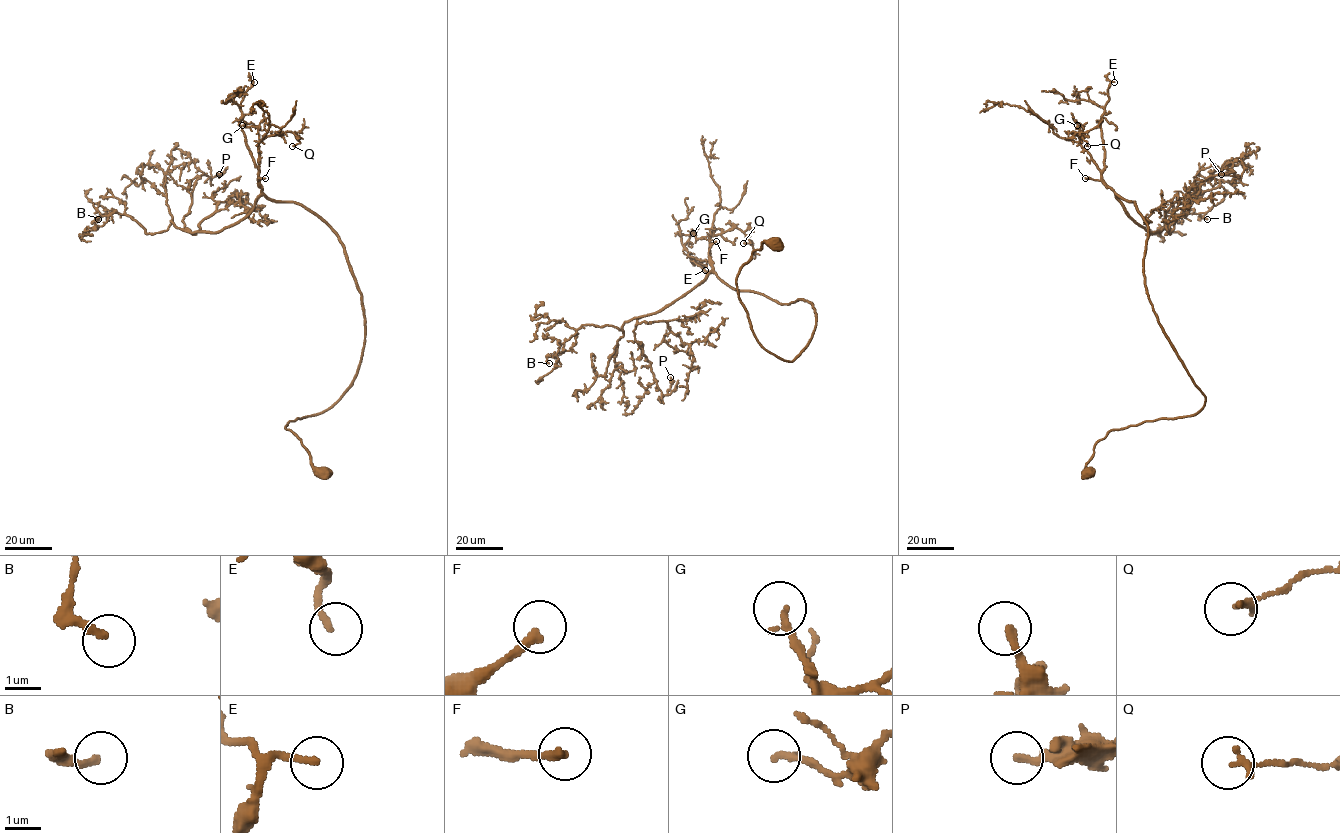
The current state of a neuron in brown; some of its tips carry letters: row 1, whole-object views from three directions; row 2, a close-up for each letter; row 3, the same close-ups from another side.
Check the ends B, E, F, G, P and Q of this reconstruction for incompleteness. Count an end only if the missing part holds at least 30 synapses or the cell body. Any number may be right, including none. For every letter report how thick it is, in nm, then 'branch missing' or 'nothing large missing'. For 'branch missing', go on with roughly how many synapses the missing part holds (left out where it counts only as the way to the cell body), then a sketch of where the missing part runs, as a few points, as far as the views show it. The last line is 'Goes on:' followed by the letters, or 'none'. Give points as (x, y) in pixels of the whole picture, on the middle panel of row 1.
B: 200 nm | nothing large missing
E: 180 nm | nothing large missing
F: 240 nm | branch missing | 45 syn | (716, 241), (716, 218), (702, 201)
G: 190 nm | nothing large missing
P: 240 nm | nothing large missing
Q: 180 nm | nothing large missing
Goes on: F

